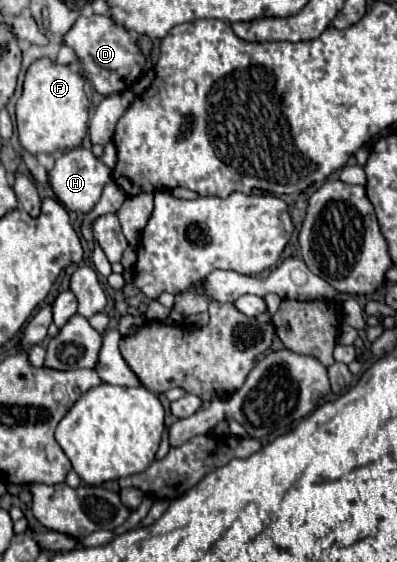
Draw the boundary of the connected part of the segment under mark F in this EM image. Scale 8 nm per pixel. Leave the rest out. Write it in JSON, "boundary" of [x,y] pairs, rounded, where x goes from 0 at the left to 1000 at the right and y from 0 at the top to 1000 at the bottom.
{"boundary":[[[123,103],[88,107],[58,146],[58,167],[43,178],[43,228],[48,249],[78,274],[179,267],[204,256],[219,238],[224,214],[224,174],[214,167],[214,135],[179,117],[139,114]]]}

